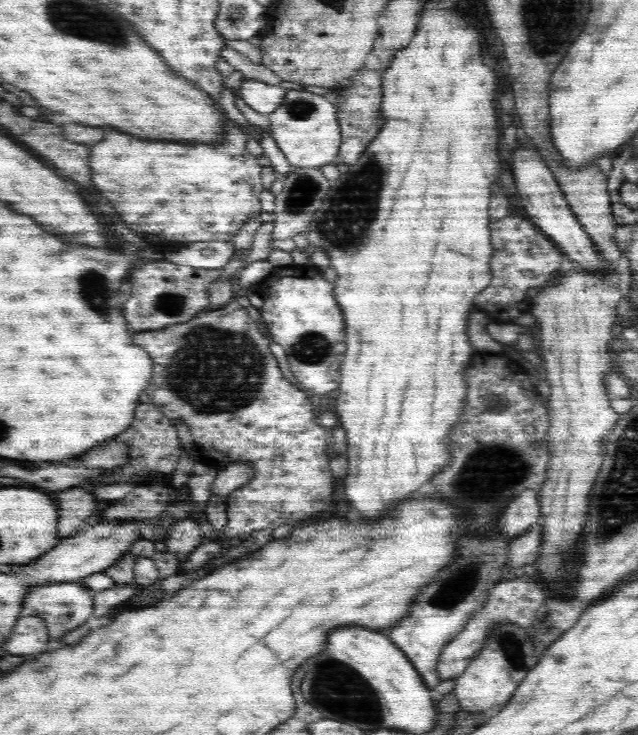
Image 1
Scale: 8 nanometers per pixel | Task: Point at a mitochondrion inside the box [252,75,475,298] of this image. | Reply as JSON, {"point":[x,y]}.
{"point":[350,213]}

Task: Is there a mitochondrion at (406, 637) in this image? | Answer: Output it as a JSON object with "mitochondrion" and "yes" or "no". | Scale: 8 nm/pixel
{"mitochondrion":"no"}

